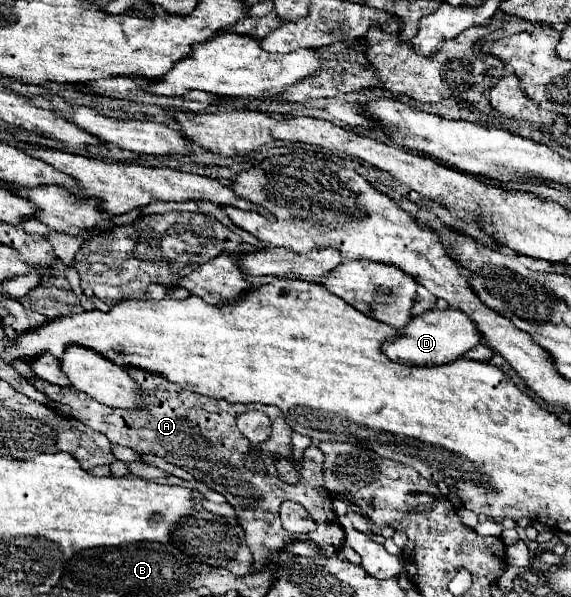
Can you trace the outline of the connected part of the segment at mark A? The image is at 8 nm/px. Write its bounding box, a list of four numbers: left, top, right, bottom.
[27,367,345,571]

